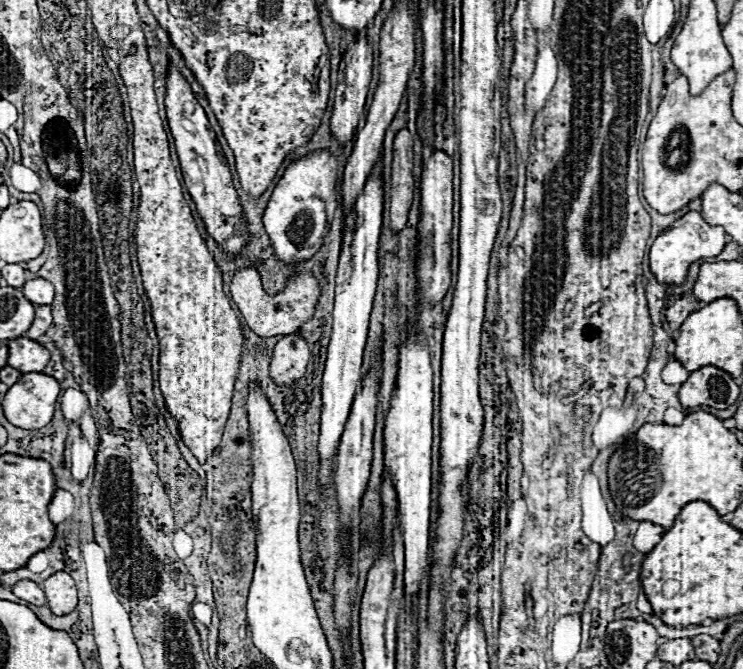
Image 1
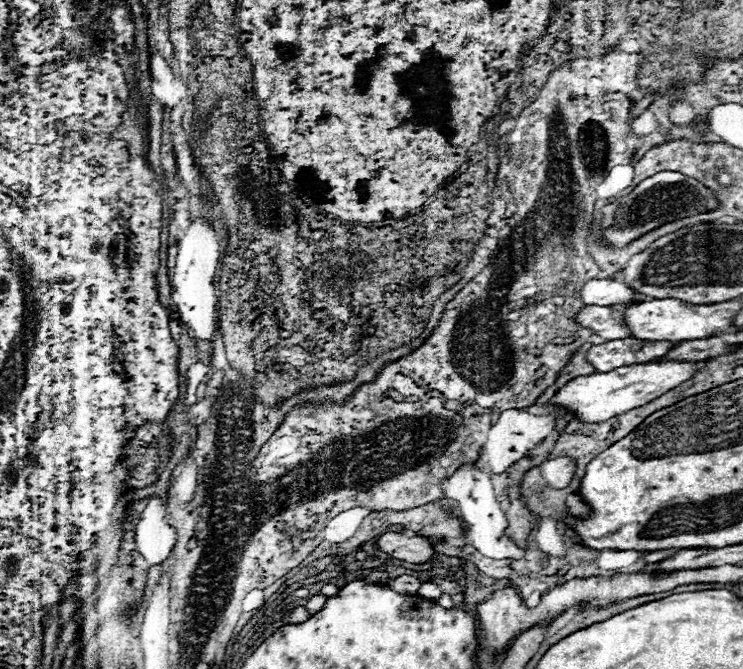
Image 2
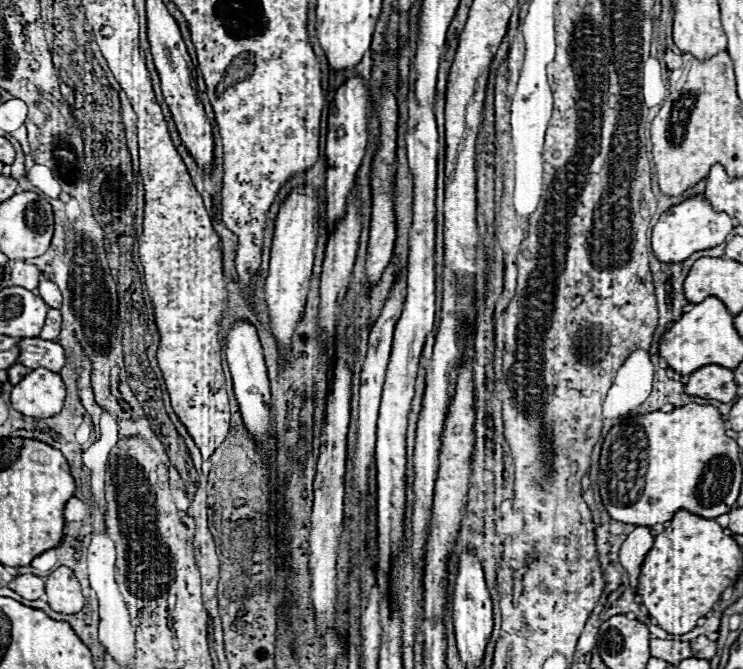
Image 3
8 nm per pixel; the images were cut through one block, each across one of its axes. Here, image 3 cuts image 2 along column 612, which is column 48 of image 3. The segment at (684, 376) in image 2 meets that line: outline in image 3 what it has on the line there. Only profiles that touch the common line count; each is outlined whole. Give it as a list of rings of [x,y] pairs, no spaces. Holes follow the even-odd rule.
[[[36,368],[12,388],[10,402],[24,416],[50,418],[62,410],[66,386],[56,372]]]

